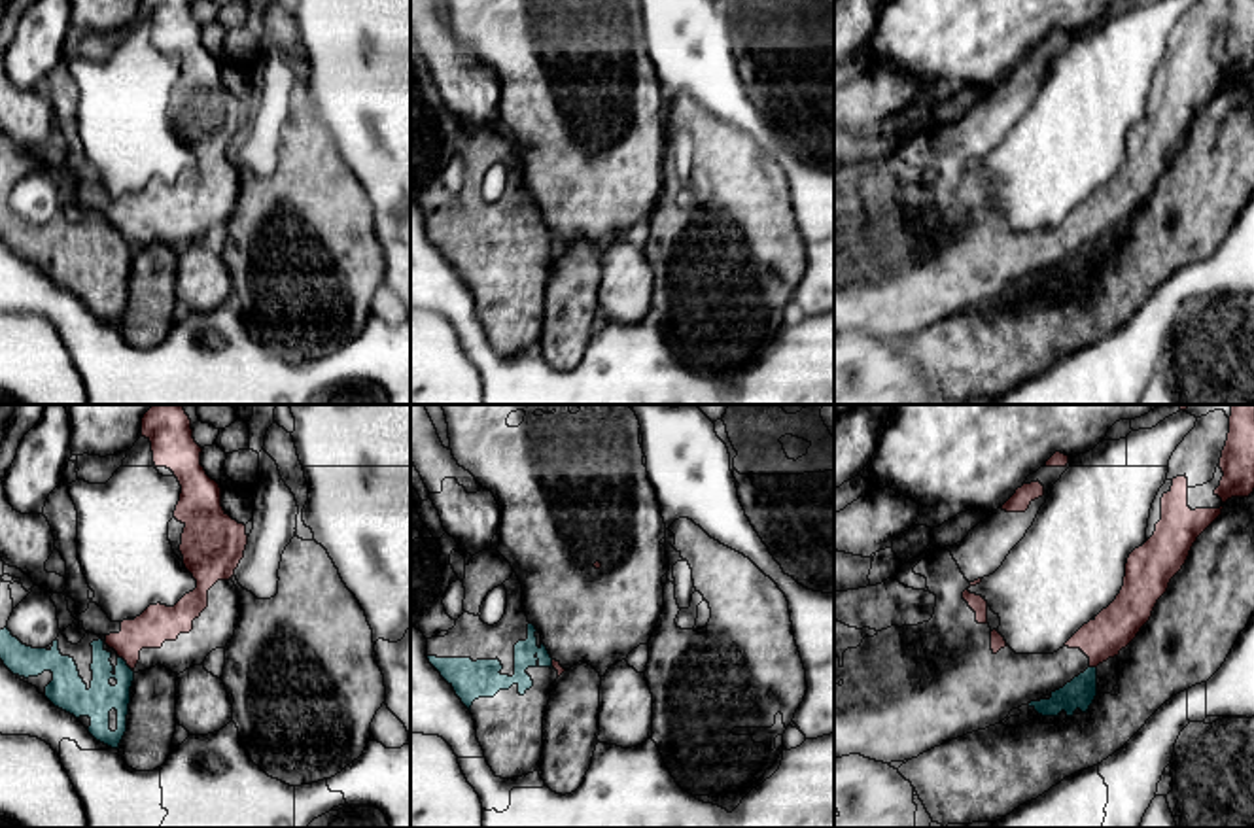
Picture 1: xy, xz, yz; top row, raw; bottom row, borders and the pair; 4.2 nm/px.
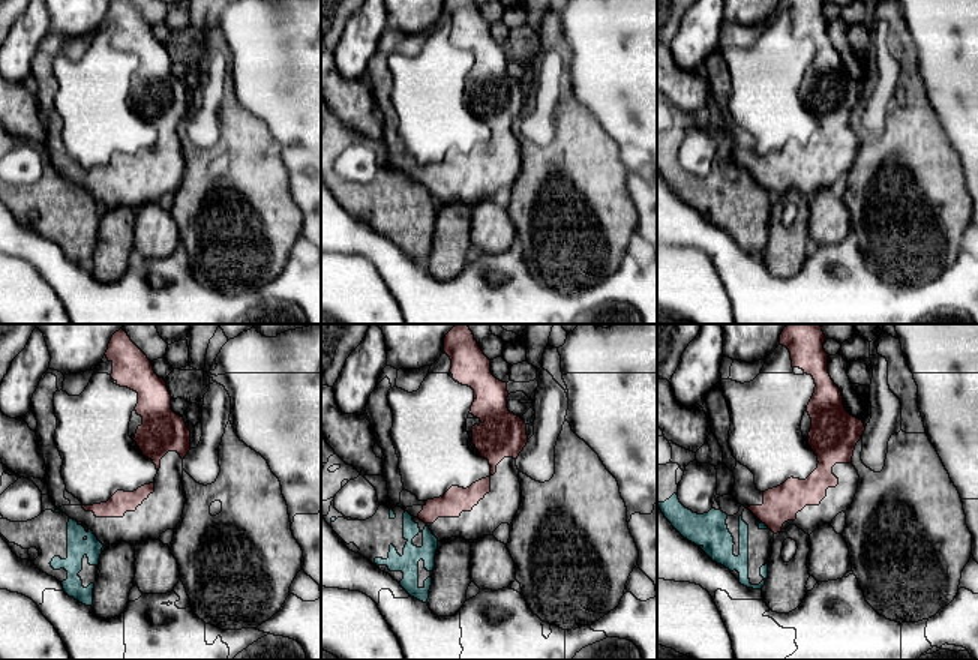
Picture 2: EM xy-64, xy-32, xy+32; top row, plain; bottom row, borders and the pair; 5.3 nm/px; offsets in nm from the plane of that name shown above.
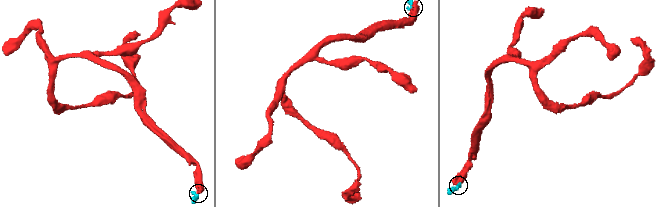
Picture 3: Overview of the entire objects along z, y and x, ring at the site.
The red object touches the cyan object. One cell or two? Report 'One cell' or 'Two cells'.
Two cells

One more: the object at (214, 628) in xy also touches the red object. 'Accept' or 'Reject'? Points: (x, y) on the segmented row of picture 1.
Accept

